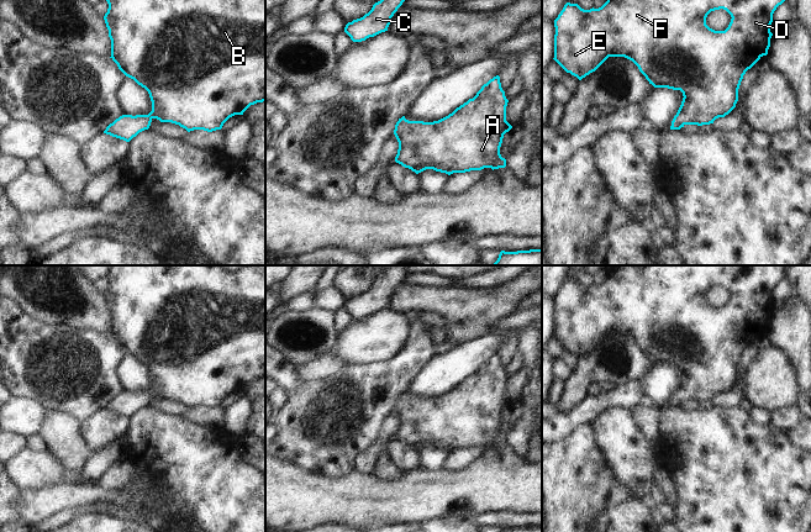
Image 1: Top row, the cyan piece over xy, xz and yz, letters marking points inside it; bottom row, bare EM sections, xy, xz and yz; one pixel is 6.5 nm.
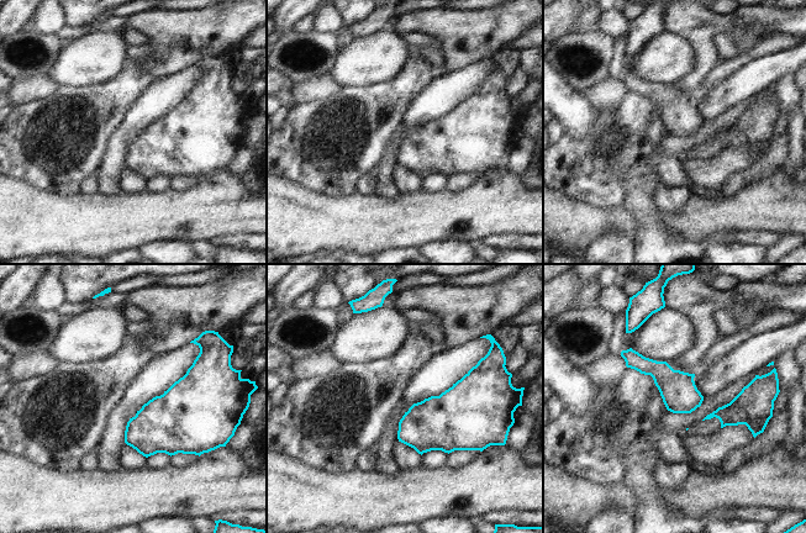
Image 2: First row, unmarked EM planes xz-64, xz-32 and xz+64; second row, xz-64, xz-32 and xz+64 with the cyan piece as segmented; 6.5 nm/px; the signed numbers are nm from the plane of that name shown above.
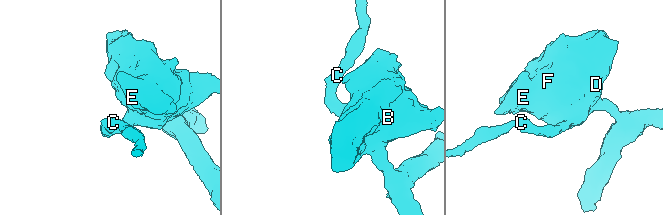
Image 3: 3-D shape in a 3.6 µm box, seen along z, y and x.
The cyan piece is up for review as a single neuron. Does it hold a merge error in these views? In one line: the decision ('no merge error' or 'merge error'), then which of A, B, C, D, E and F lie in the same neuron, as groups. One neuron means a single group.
no merge error | A B C D E F

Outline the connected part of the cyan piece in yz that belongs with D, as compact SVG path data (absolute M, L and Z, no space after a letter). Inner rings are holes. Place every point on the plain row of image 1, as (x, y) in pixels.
M616 265L599 285L584 286L567 279L554 296L554 337L579 357L595 348L609 333L632 337L654 364L668 364L683 369L681 381L670 406L685 401L710 401L728 391L738 378L743 352L770 323L773 290L785 278L785 265ZM723 285L731 291L725 307L706 301L711 288Z

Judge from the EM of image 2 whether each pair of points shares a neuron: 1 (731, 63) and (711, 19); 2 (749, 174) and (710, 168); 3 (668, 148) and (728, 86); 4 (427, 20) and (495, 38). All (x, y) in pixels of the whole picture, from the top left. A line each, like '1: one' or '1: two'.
1: two
2: two
3: two
4: one

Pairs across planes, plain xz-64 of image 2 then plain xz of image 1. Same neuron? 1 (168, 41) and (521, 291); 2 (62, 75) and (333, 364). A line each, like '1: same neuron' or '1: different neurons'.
1: same neuron
2: different neurons

